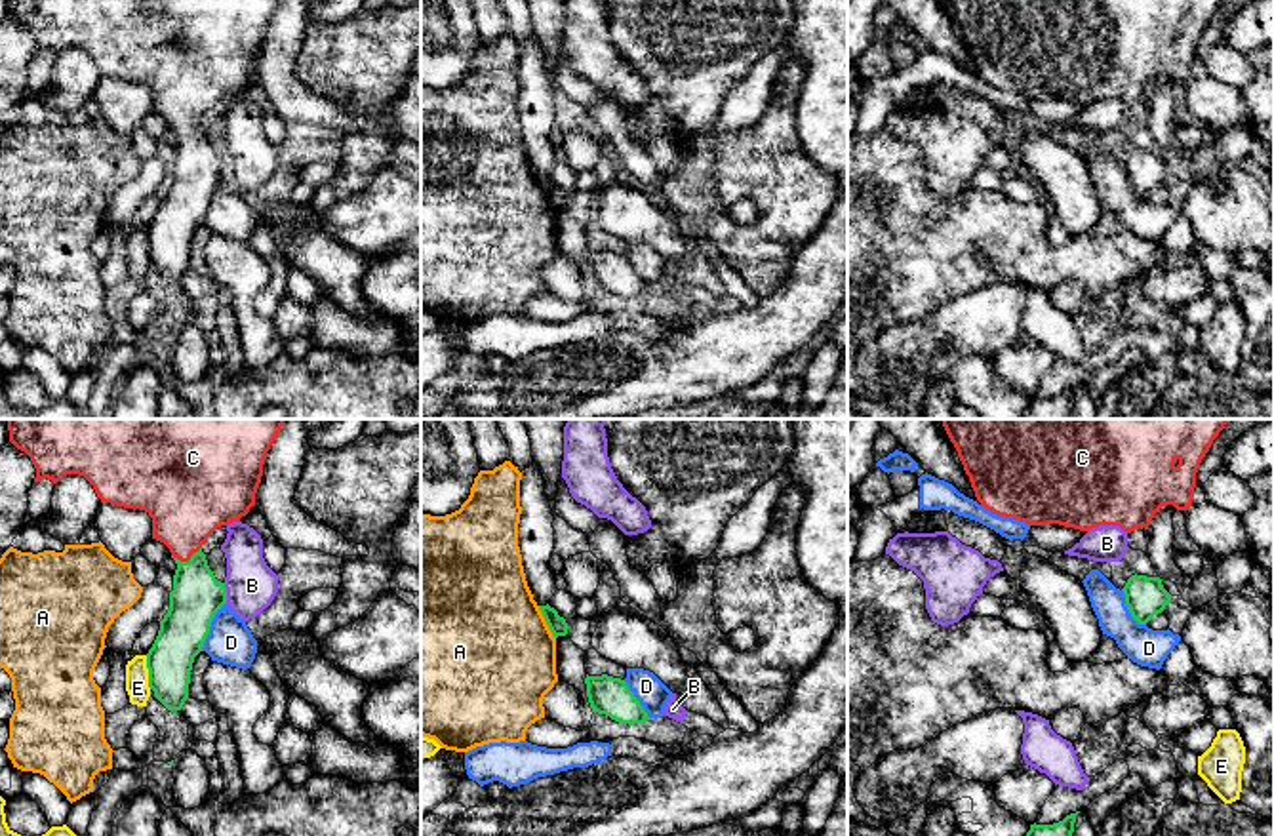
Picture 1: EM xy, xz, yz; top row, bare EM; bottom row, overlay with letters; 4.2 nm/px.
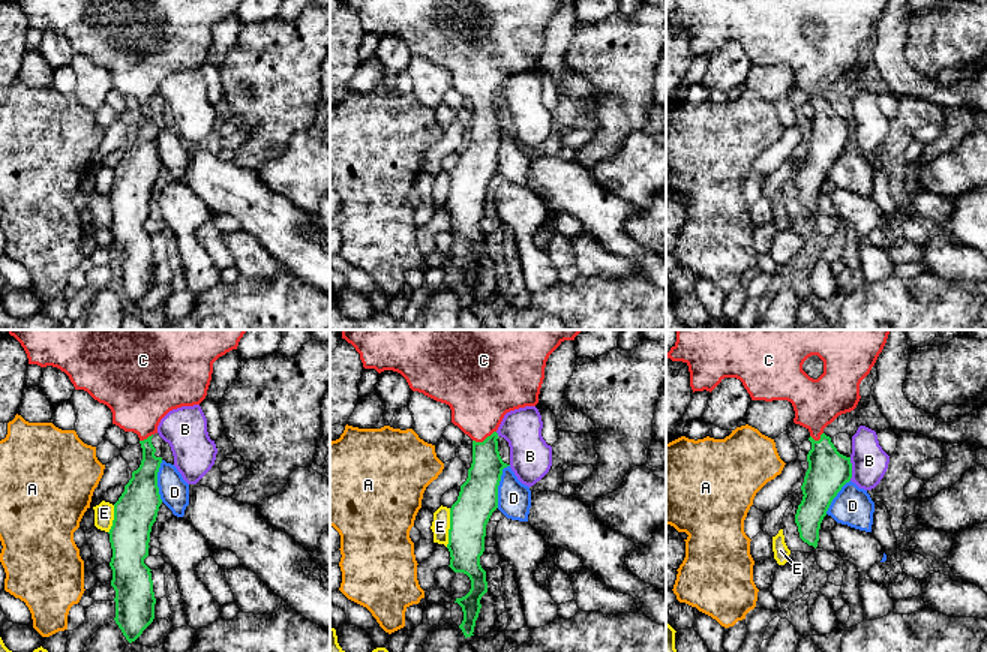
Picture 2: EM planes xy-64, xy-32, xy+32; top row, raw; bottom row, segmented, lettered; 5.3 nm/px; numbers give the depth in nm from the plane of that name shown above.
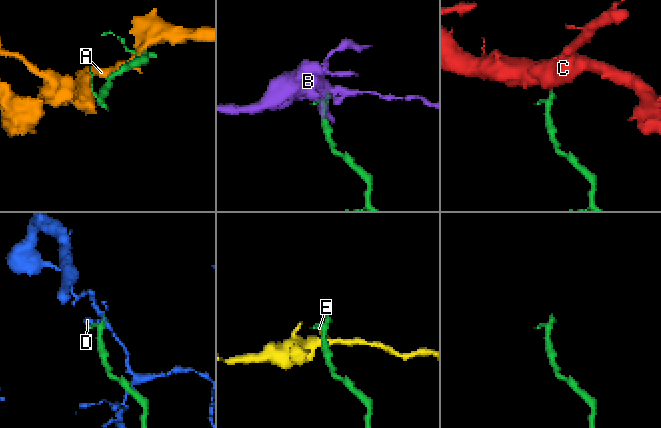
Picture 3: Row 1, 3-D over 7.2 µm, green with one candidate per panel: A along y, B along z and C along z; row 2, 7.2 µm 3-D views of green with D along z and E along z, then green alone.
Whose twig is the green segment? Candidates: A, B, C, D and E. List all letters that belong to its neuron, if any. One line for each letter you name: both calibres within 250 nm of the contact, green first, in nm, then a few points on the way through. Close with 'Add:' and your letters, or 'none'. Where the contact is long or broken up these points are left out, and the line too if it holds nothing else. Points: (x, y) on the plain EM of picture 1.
C: calibres 220 and 320 nm; way xy (197, 170), (193, 143), (185, 136), (187, 77)
Add: C

